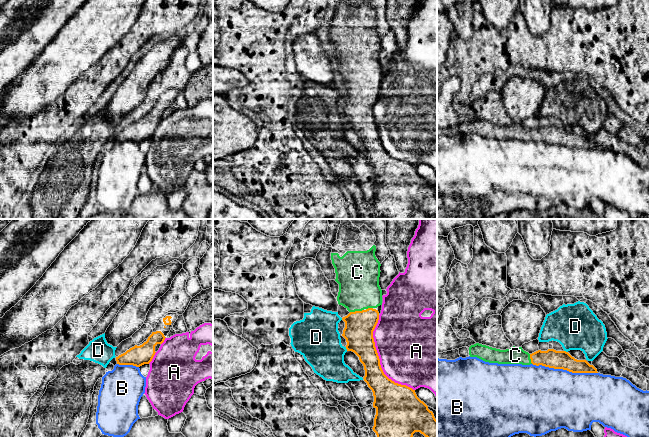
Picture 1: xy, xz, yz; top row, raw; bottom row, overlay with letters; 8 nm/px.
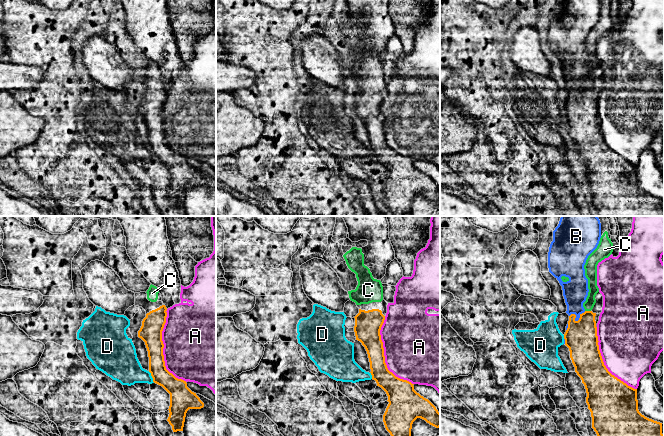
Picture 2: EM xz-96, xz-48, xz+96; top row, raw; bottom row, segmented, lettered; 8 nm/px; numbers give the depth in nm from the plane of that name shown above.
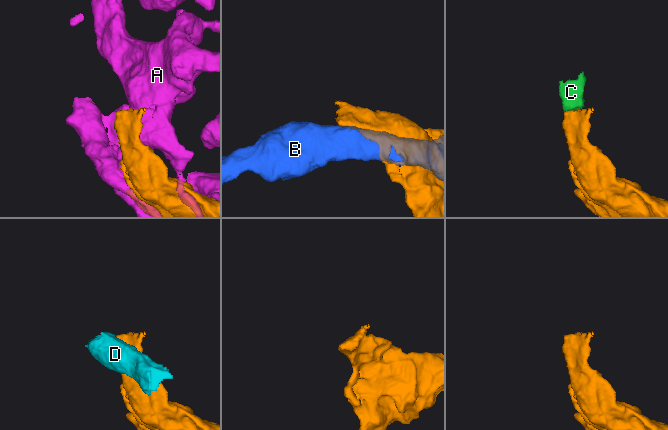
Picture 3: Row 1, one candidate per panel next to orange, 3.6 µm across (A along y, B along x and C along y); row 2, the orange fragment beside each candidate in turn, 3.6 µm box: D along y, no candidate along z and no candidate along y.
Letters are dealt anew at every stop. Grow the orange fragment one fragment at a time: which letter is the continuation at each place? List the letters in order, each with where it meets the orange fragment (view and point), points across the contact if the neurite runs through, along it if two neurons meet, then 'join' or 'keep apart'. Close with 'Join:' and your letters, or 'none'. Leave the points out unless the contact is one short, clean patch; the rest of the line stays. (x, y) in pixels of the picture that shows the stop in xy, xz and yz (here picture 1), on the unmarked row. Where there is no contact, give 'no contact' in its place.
A: meets orange in xz at (379, 135); keep apart
B: meets orange in yz at (565, 145); keep apart
C: meets orange in xz at (356, 87); runs through xz (359, 101), (356, 87), (358, 56); join
D: meets orange in xz at (346, 124); keep apart
Join: C

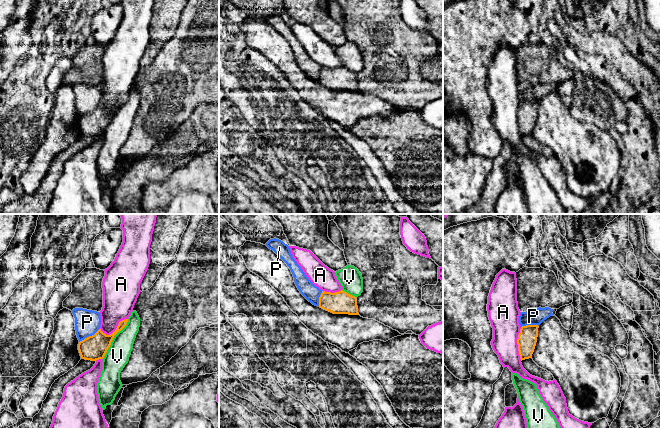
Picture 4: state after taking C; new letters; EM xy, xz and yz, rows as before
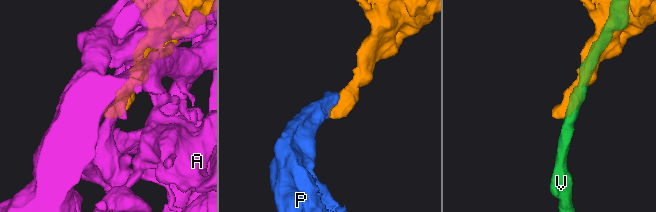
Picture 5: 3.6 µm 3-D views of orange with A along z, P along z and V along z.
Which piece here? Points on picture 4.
A: meets orange in xy at (115, 106); keep apart
P: meets orange in xy at (89, 112); border along xy (99, 105), (79, 118); keep apart
V: meets orange in xy at (112, 115); border along xy (128, 95), (127, 99), (114, 112), (102, 134); keep apart
Join: none

